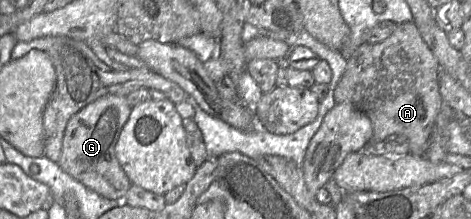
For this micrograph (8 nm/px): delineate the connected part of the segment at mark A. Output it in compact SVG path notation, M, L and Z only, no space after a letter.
M410 21L397 24L387 39L376 44L363 43L348 57L344 73L334 89L334 100L335 103L349 102L368 116L373 129L370 143L382 141L392 134L403 134L409 141L410 153L424 156L443 103L439 89L440 70L438 60L415 23Z

